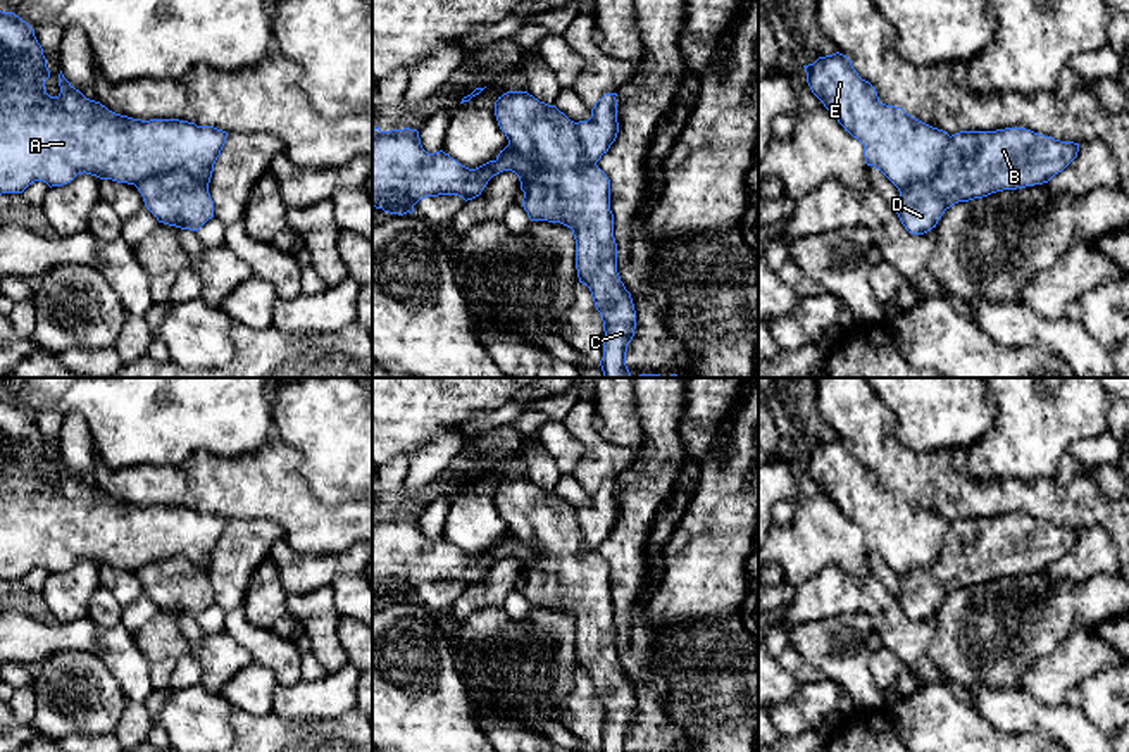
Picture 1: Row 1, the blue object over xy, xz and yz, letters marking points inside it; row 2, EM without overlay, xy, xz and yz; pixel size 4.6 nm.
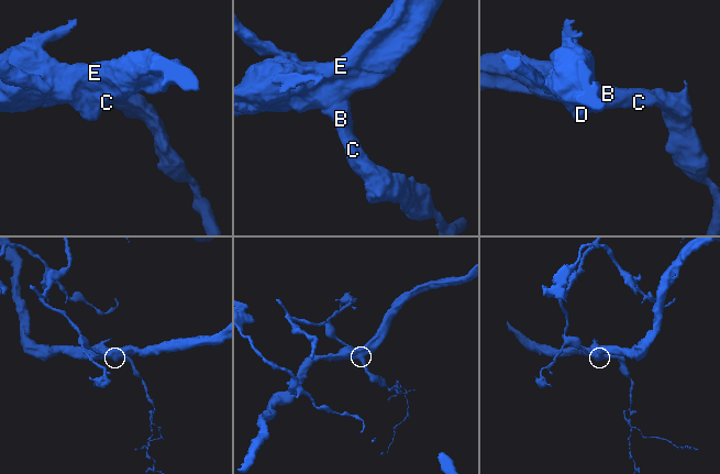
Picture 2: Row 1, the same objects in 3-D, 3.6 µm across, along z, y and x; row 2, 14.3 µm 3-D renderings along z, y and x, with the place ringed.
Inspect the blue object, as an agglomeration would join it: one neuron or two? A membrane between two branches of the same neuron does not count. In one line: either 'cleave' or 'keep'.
cleave

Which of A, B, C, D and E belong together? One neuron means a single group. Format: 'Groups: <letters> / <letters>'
Groups: A E / B C D

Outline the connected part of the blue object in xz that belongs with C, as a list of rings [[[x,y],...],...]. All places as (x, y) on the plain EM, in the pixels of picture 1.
[[[507,478],[495,488],[495,502],[508,526],[508,533],[534,548],[533,566],[522,576],[522,593],[529,605],[560,609],[572,616],[579,669],[589,674],[603,707],[605,723],[600,752],[626,752],[627,731],[636,716],[636,697],[631,680],[617,659],[610,566],[596,550],[581,547],[574,507],[555,492],[540,488],[527,478]]]

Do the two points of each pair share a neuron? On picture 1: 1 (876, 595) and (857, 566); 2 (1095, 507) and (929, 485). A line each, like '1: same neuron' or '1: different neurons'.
1: different neurons
2: same neuron

